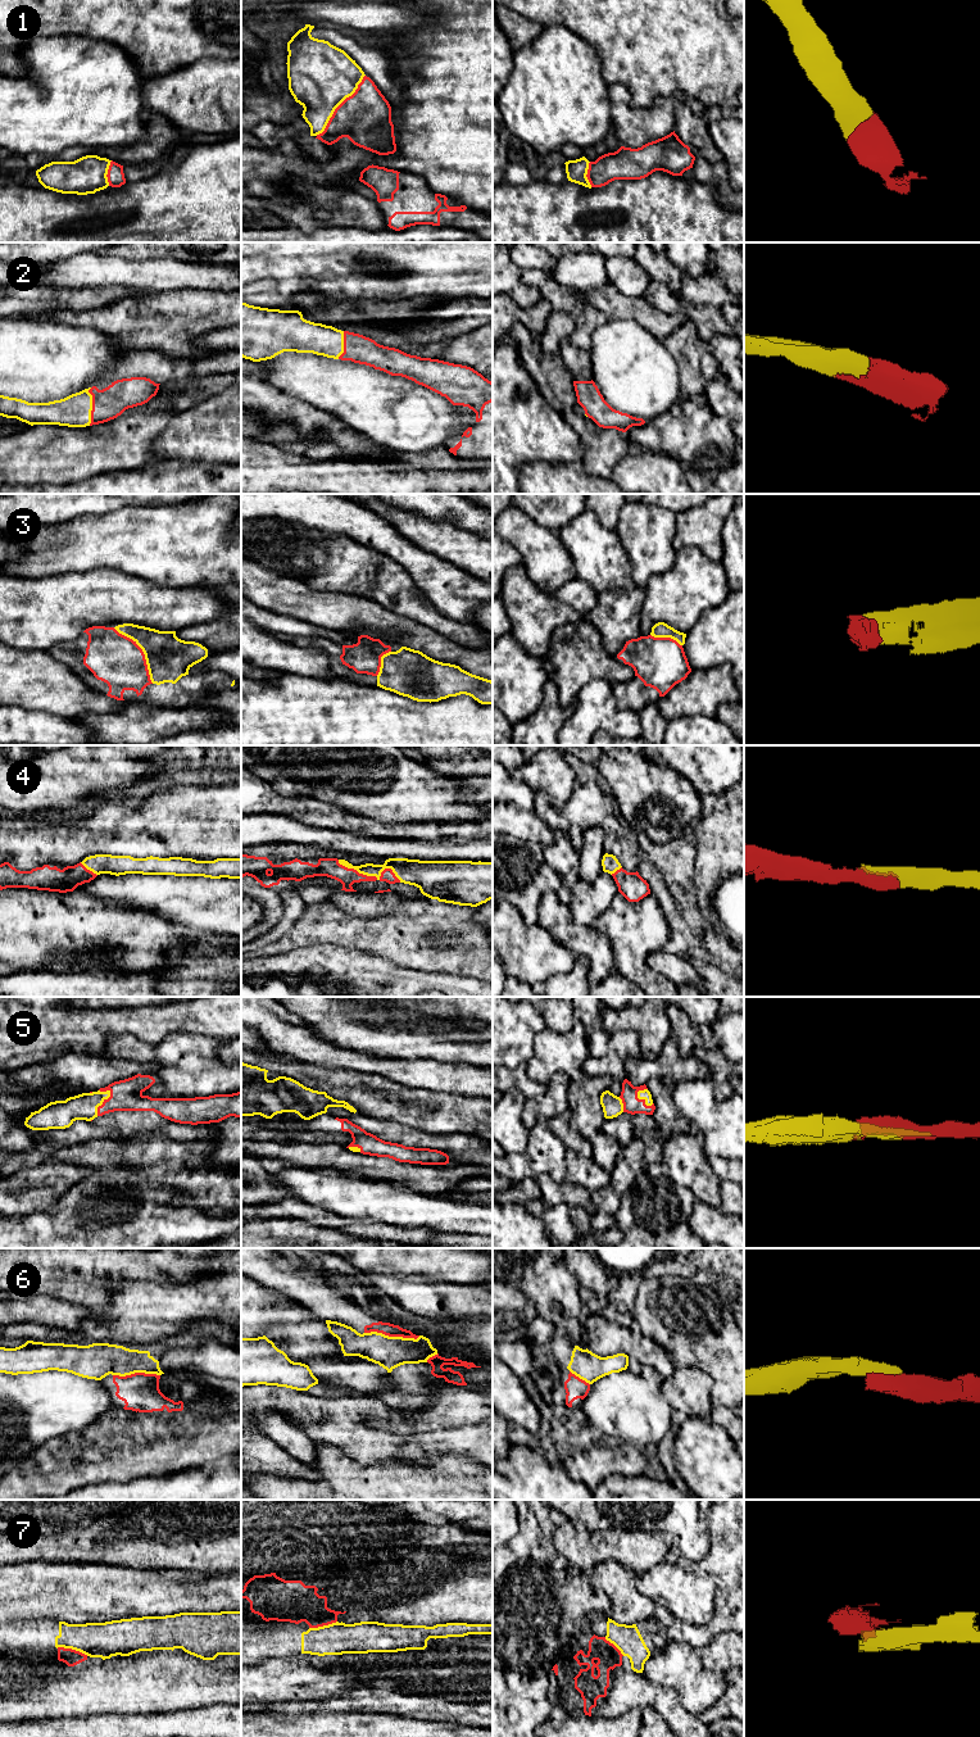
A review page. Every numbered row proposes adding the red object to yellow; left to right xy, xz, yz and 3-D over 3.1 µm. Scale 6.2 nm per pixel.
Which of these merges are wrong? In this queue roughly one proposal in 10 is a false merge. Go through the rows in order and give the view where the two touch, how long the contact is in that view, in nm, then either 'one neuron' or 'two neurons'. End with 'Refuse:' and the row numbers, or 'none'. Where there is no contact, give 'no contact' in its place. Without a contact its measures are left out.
1: meets yellow in xz; contact 500 nm long; one neuron
2: meets yellow in xy; contact 240 nm long; one neuron
3: meets yellow in xy; contact 440 nm long; one neuron
4: meets yellow in xz; contact 420 nm long; one neuron
5: meets yellow in xy; contact 190 nm long; one neuron
6: meets yellow in xz; contact 360 nm long; two neurons
7: meets yellow in xy; contact 200 nm long; two neurons
Refuse: 6, 7

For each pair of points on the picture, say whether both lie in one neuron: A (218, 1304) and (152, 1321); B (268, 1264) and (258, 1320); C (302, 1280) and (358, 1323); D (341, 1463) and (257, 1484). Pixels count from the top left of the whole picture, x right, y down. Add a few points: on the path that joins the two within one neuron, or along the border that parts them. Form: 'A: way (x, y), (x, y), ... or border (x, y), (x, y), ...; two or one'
A: way (202, 1304), (176, 1304), (168, 1306); one
B: border (254, 1279), (291, 1300); two
C: way (316, 1280), (344, 1309); one
D: way (321, 1483), (318, 1486), (277, 1486); one

